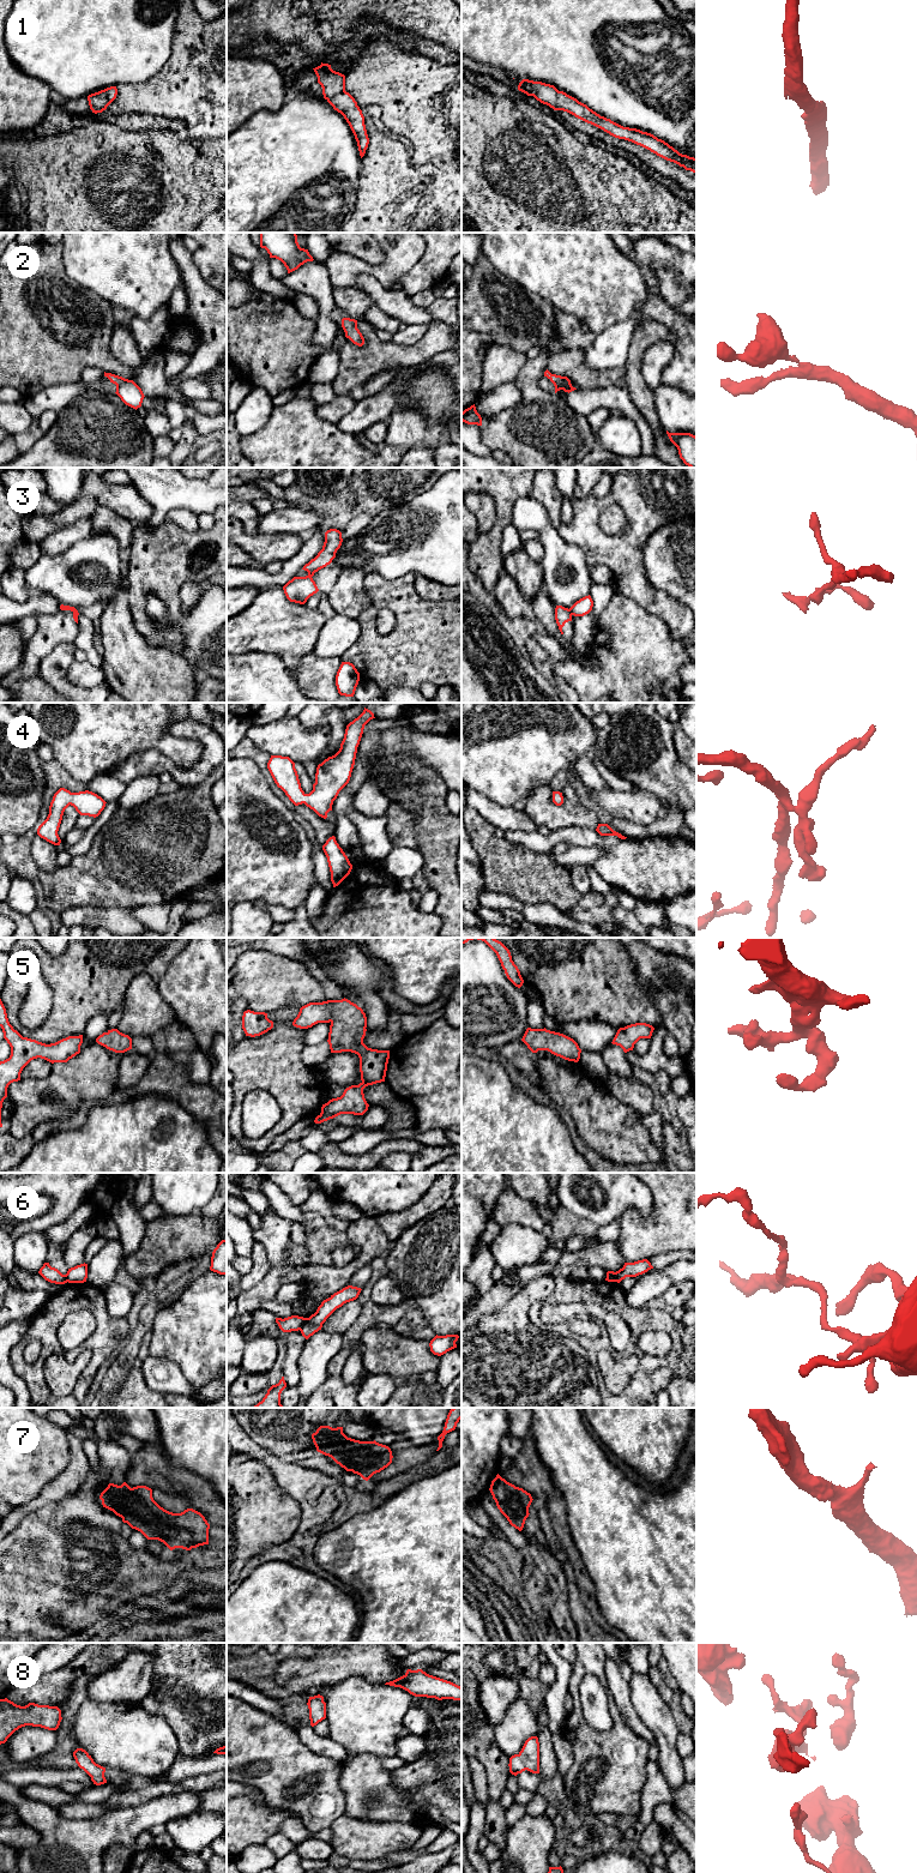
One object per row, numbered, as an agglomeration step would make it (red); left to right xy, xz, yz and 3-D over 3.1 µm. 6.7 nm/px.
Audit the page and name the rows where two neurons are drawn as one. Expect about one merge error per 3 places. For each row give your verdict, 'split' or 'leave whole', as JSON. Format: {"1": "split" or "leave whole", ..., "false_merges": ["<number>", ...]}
{"1": "leave whole", "2": "leave whole", "3": "split", "4": "leave whole", "5": "leave whole", "6": "split", "7": "leave whole", "8": "leave whole", "false_merges": ["3", "6"]}

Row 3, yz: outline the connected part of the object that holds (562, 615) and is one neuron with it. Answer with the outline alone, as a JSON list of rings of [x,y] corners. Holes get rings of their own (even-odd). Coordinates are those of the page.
[[[556,606],[556,608],[555,608],[555,620],[556,620],[556,624],[559,626],[561,634],[563,634],[562,627],[565,626],[565,624],[568,622],[568,621],[572,621],[572,615],[573,614],[568,608],[565,608],[562,606]]]

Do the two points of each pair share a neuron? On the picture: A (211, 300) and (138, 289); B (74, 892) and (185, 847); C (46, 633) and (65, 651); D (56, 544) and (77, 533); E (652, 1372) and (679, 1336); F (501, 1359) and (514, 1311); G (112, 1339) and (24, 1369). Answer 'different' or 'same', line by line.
A: different
B: same
C: different
D: same
E: same
F: same
G: same

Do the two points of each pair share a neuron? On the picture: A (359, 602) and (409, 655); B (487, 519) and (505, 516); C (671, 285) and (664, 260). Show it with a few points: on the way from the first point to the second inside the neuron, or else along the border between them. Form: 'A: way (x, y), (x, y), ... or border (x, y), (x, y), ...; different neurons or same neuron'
A: border (365, 579), (365, 592), (370, 603), (356, 618); different neurons
B: border (487, 492), (494, 500), (495, 523), (480, 535); different neurons
C: way (671, 279), (670, 266); same neuron

